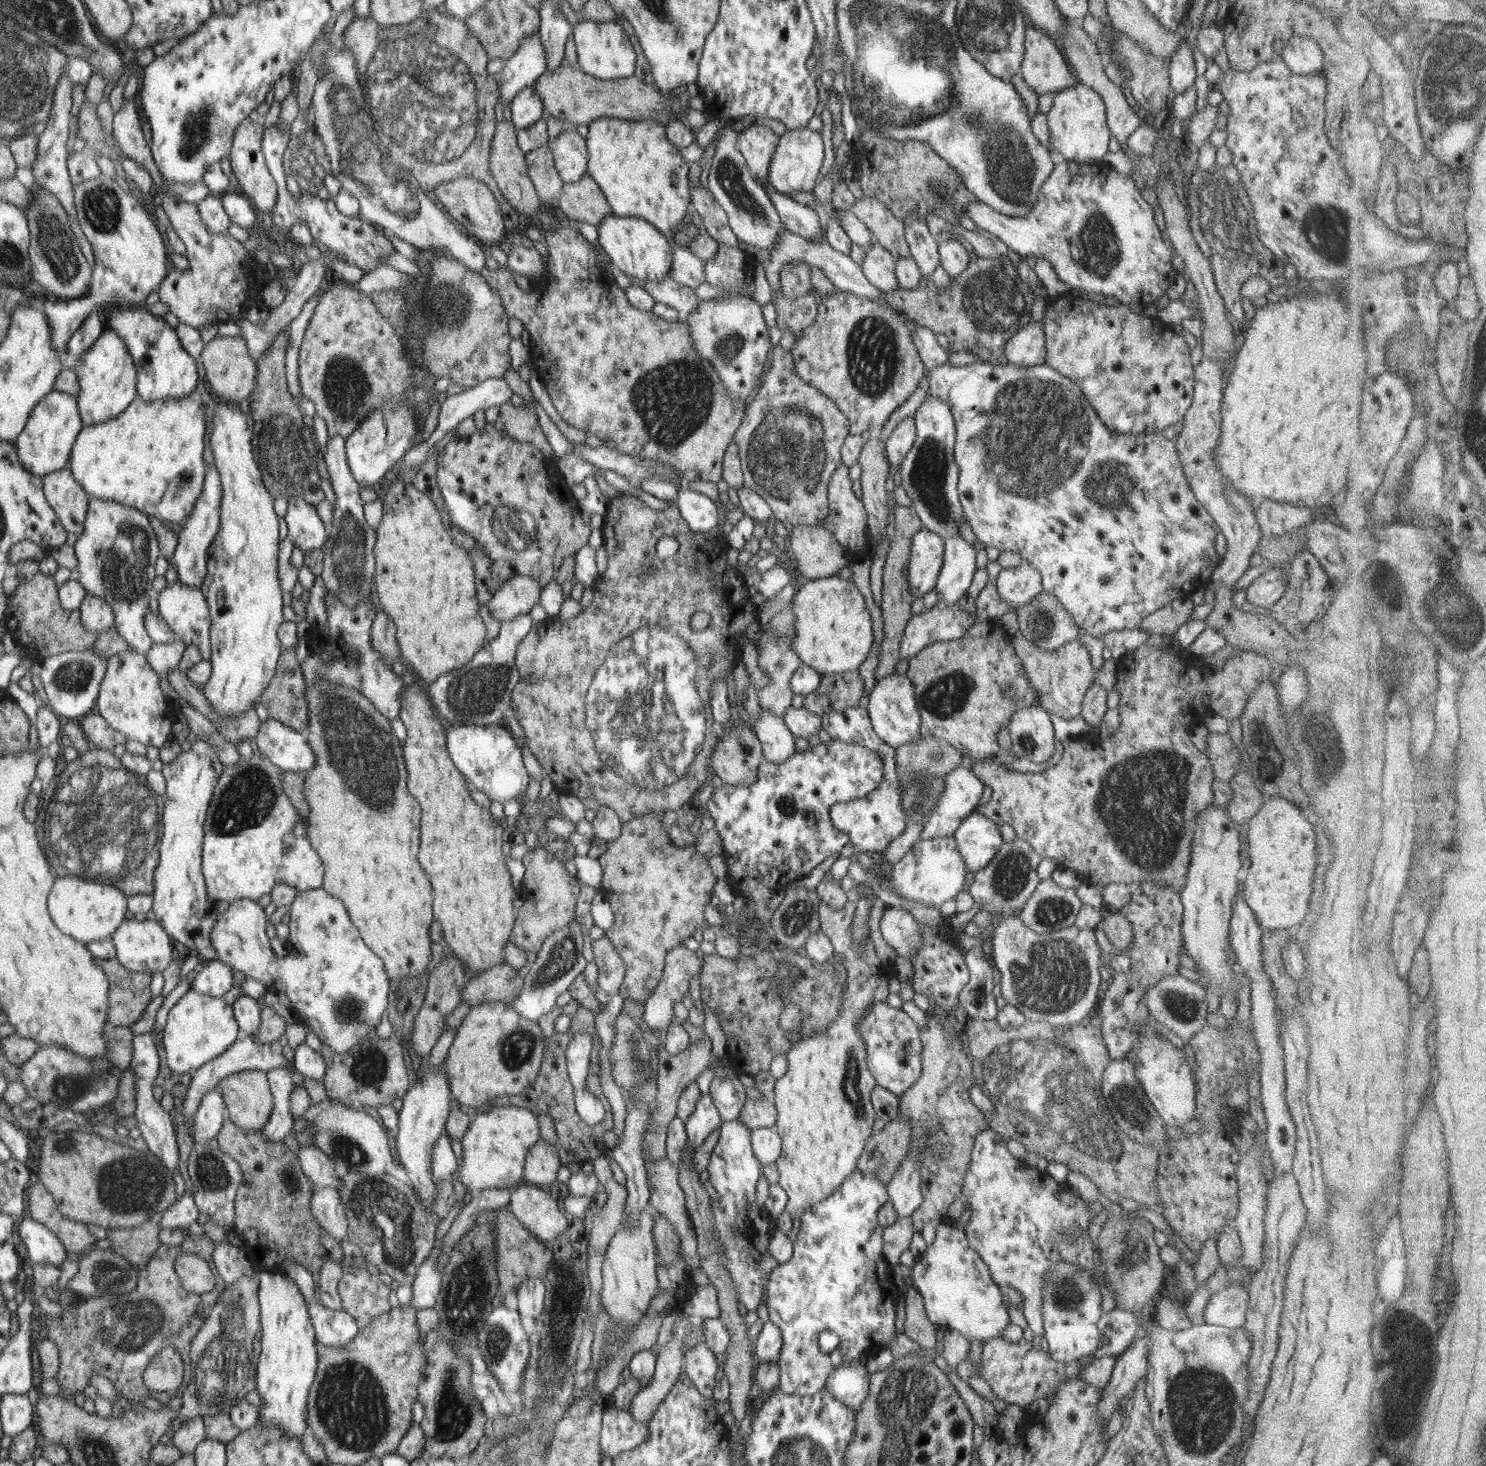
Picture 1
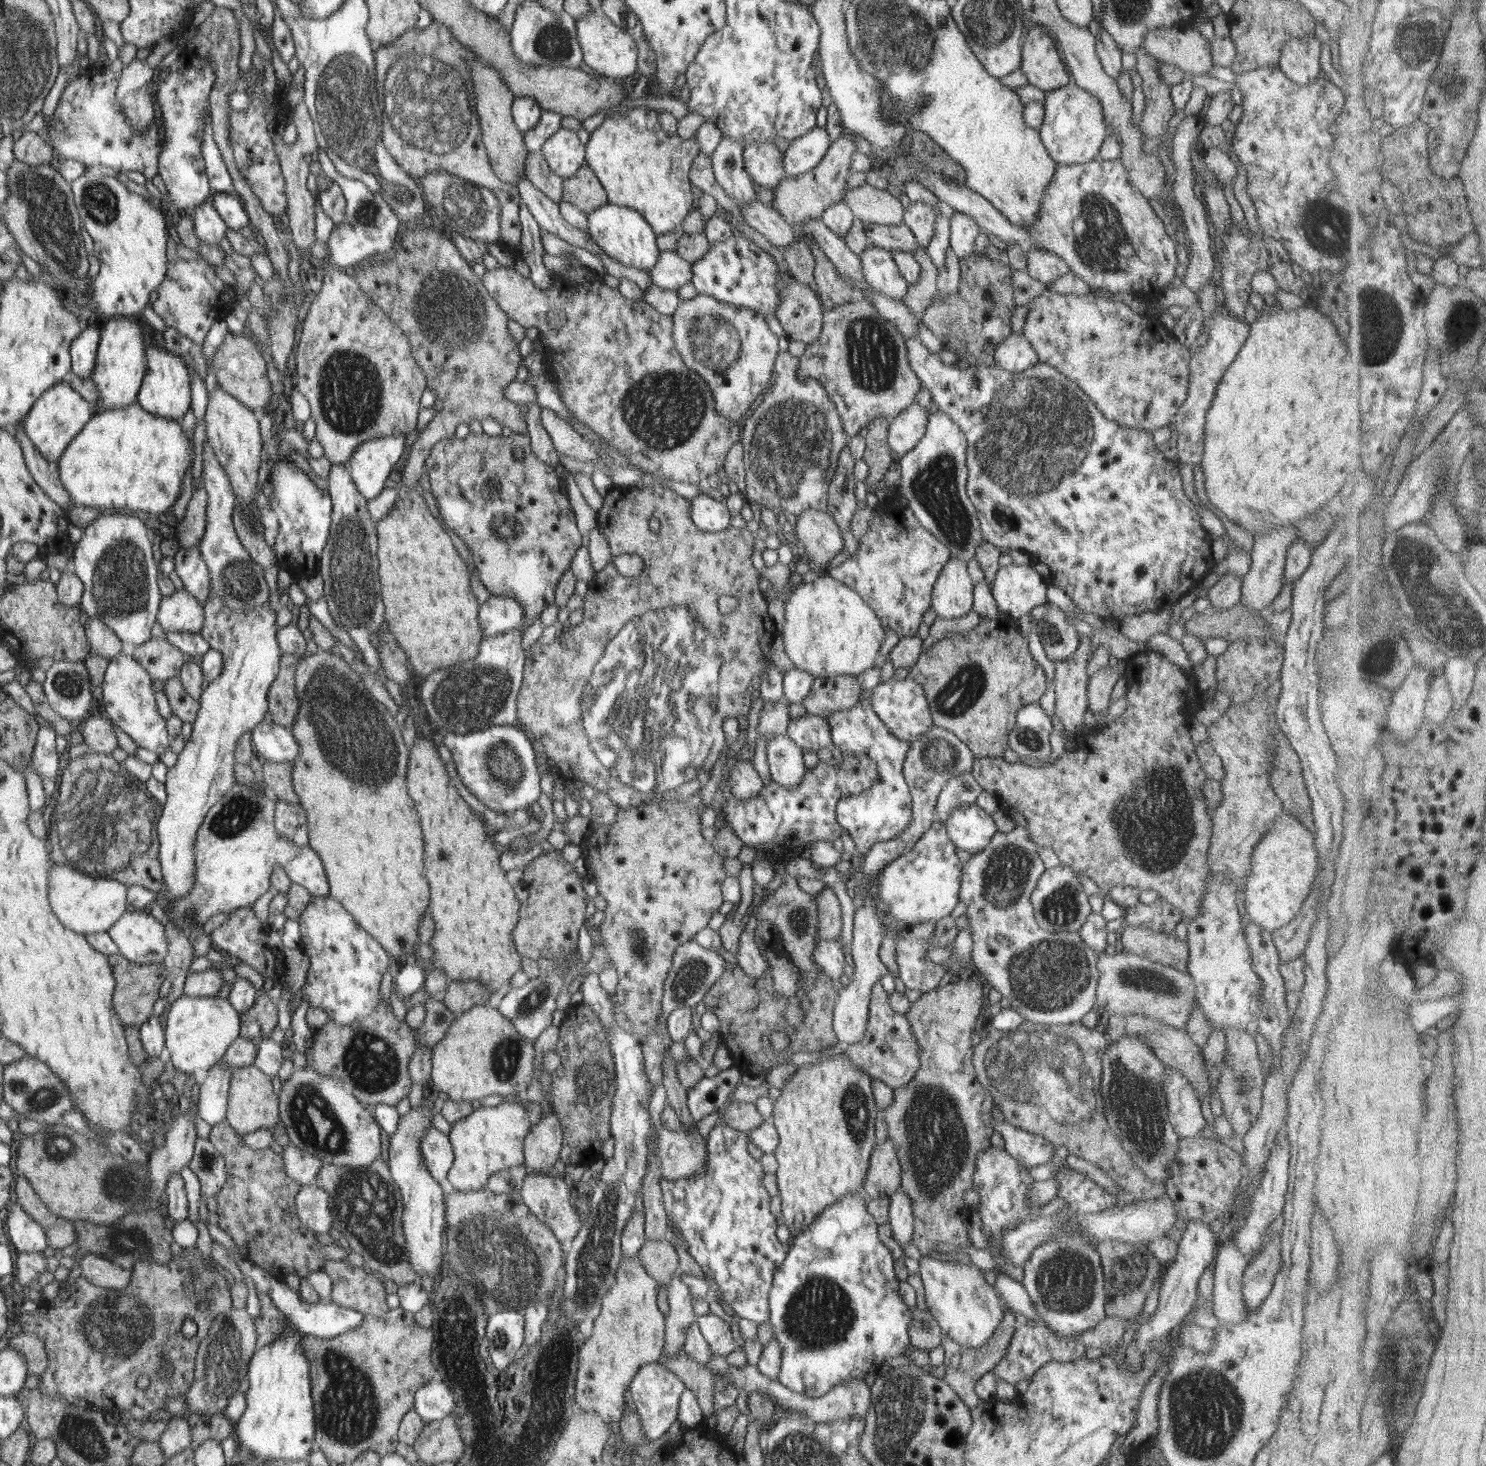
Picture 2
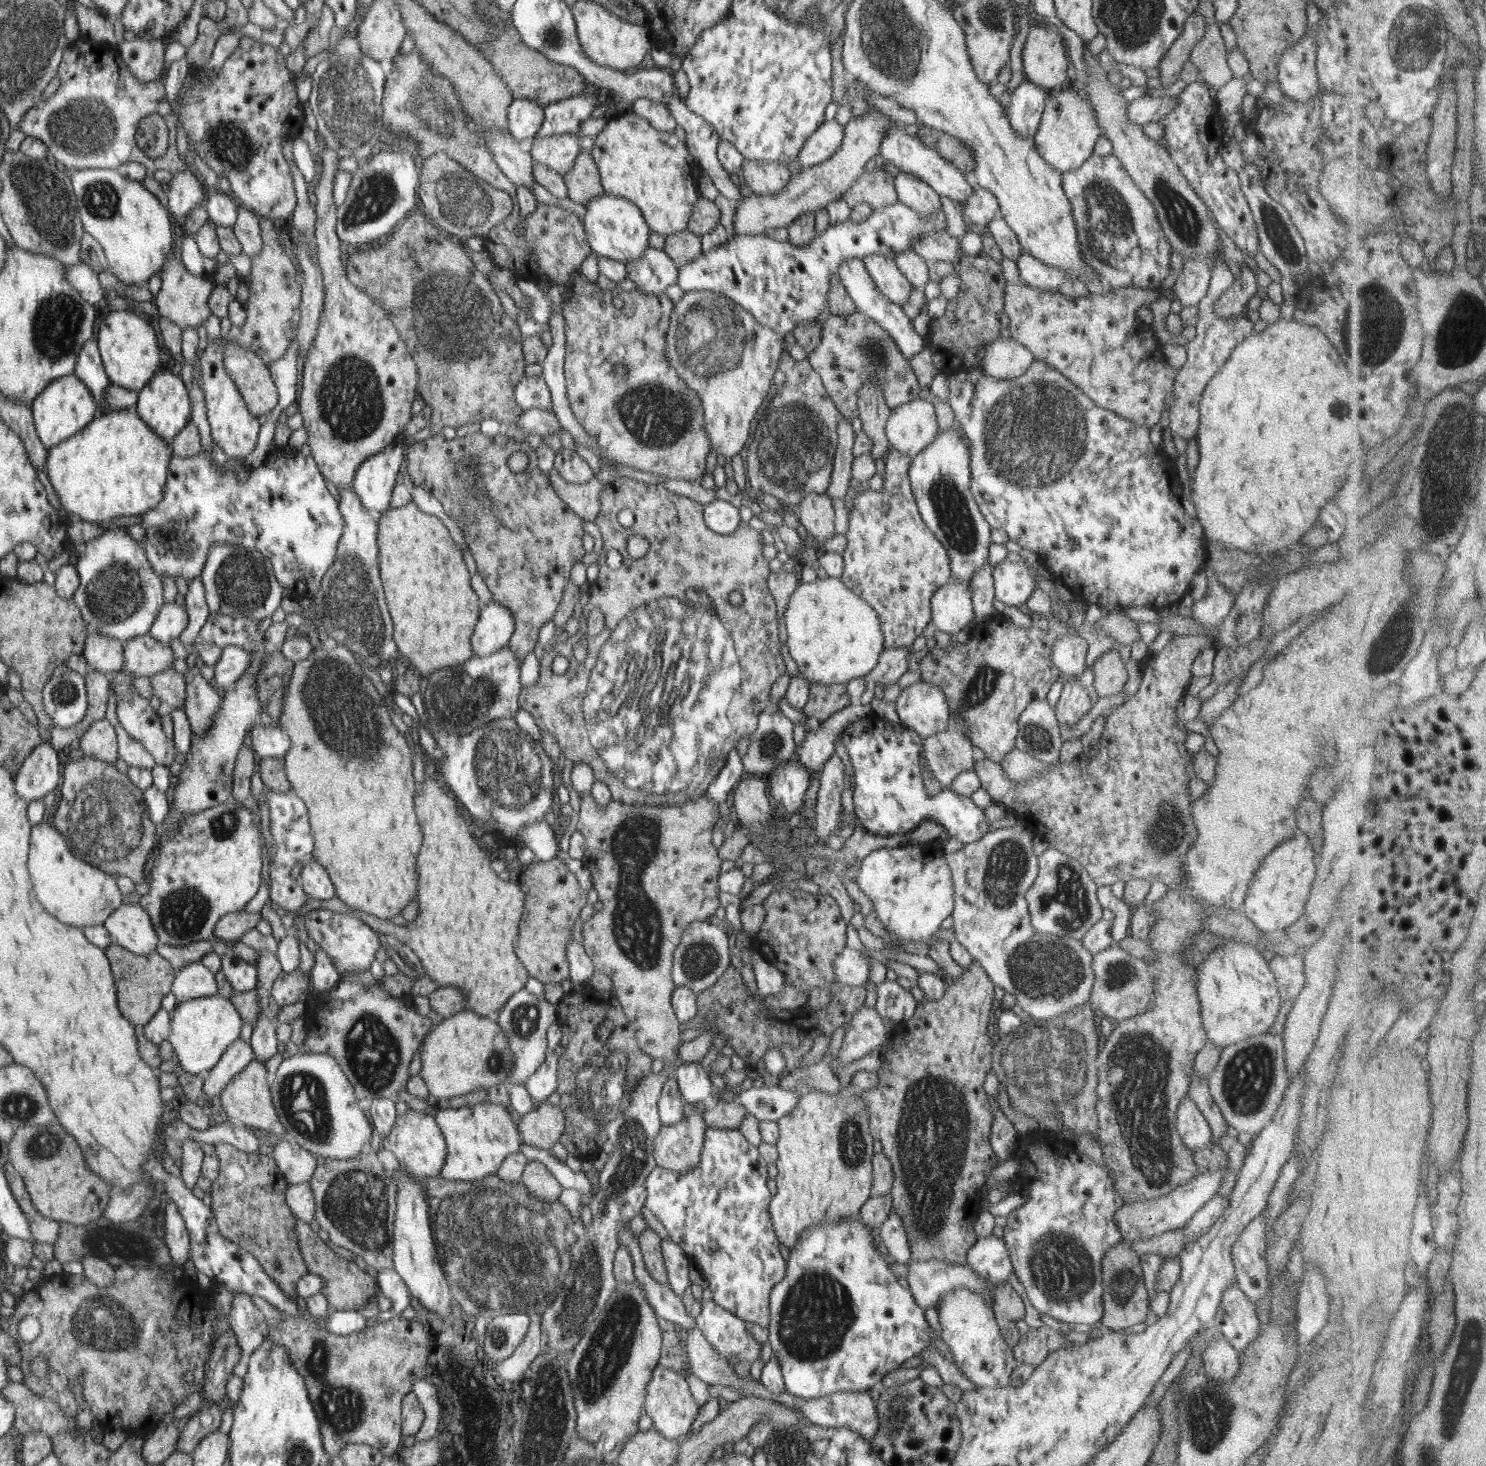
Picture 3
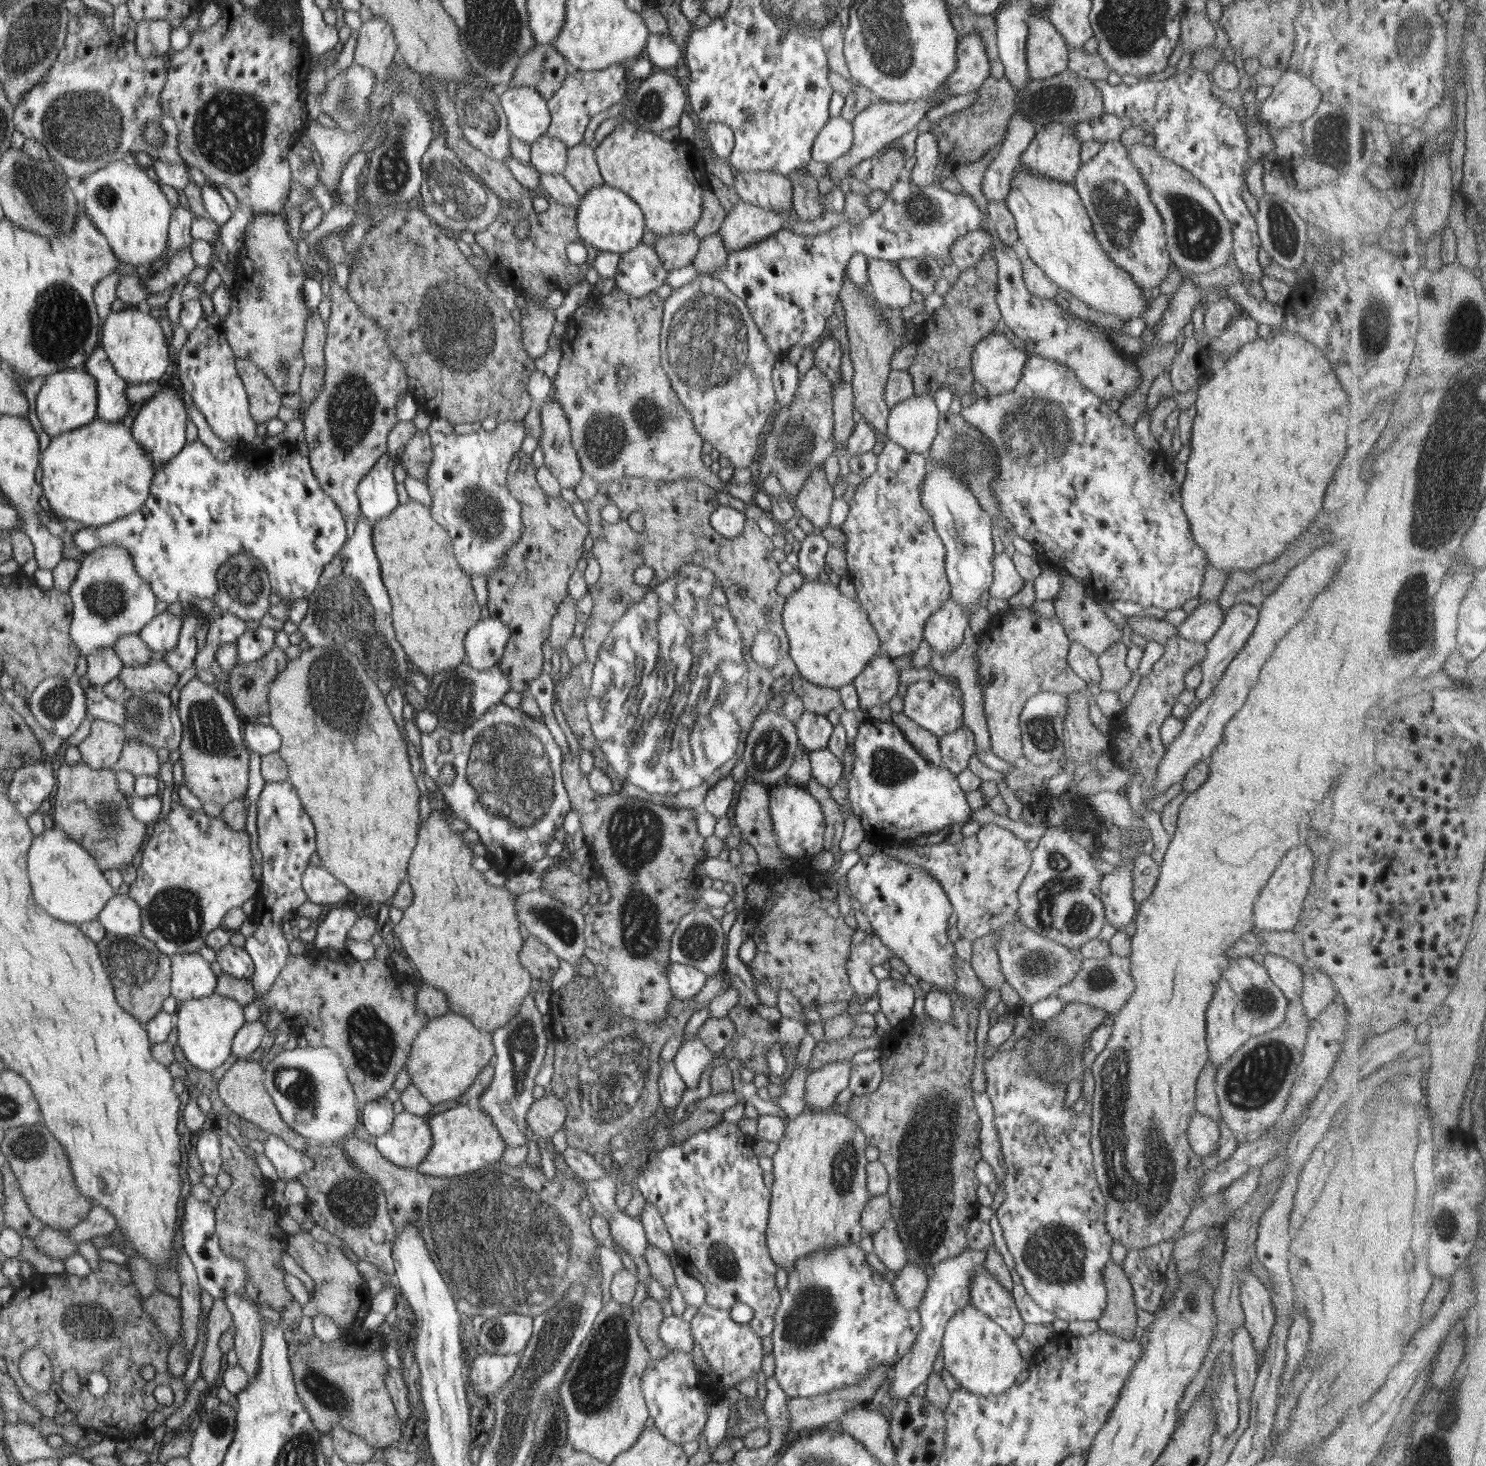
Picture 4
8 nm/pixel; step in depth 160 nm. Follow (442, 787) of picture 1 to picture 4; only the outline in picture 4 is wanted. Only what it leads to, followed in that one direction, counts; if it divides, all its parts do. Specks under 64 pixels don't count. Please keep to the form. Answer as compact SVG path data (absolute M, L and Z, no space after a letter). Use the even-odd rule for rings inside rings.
M432 810L427 820L422 820L419 846L412 854L408 866L408 882L412 885L413 900L403 910L402 919L394 924L393 930L402 943L412 965L424 983L441 990L447 998L452 1013L466 1015L476 1028L493 1034L497 1028L506 1026L515 1018L522 1003L530 992L532 976L519 961L524 940L515 913L517 895L503 887L491 886L484 874L472 868L472 850L462 840L460 832L450 827L448 811Z

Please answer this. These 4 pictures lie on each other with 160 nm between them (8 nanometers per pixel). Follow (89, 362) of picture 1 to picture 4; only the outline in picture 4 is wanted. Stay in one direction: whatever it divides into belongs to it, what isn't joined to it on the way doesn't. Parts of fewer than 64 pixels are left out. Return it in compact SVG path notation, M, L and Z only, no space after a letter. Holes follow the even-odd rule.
M125 307L122 311L110 311L103 324L101 348L111 360L112 366L127 380L128 384L148 384L162 378L170 364L168 346L164 342L162 328L150 313L144 313L136 307Z

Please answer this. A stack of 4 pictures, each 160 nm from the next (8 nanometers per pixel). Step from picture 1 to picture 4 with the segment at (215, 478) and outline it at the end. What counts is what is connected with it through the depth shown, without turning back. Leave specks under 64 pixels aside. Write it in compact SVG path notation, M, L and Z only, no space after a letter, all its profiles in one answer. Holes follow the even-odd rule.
M191 612L183 619L181 631L176 646L172 650L166 651L163 660L168 666L181 675L184 670L188 670L194 662L196 656L196 632L199 630L199 620L195 612Z

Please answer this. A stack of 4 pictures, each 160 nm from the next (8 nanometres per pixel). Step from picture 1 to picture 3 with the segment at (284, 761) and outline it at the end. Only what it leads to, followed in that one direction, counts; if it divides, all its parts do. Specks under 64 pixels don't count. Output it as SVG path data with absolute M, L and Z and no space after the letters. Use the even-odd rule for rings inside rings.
M259 722L251 728L249 736L251 749L259 760L284 757L291 745L288 733L275 724L265 726Z

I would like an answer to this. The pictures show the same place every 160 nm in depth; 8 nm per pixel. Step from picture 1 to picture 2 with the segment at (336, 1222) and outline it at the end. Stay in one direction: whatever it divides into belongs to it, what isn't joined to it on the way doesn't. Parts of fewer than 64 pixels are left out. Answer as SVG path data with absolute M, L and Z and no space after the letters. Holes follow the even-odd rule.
M315 1183L304 1185L295 1194L299 1218L315 1233L328 1233L334 1218L328 1202L328 1193Z

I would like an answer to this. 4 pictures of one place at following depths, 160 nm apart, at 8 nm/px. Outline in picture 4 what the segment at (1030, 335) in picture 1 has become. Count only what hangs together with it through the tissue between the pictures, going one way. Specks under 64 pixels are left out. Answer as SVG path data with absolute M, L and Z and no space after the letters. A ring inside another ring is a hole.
M990 333L986 338L978 341L972 352L972 375L978 384L986 390L988 395L1010 393L1021 380L1025 363L1030 355L1026 350L1020 350L1003 334Z

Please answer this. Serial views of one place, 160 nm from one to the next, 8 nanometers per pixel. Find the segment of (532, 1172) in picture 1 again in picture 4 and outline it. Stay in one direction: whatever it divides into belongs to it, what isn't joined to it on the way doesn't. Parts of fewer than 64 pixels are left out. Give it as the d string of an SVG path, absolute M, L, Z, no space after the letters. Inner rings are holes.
M544 1095L536 1099L527 1112L527 1125L538 1136L550 1140L565 1124L567 1106L556 1095Z

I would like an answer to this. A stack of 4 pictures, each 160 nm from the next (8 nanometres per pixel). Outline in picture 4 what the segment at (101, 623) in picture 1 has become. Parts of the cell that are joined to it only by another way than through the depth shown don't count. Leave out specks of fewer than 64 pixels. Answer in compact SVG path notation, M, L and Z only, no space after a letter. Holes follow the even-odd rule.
M113 646L100 648L87 656L86 681L92 686L103 687L112 678L119 676L123 662L116 654Z

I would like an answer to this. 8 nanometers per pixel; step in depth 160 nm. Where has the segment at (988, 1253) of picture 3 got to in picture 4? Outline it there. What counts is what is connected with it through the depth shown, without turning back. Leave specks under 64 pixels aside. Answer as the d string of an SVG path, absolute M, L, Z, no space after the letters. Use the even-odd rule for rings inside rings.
M967 1248L954 1258L944 1259L933 1266L928 1280L928 1288L924 1292L922 1304L916 1309L920 1313L920 1323L922 1330L917 1334L916 1342L908 1354L892 1367L890 1373L889 1397L890 1399L906 1398L913 1394L914 1390L924 1384L928 1377L933 1373L932 1367L940 1349L942 1349L942 1338L946 1324L954 1317L957 1311L969 1305L970 1300L970 1283L974 1280L973 1274L980 1268L985 1267L985 1250L976 1251Z

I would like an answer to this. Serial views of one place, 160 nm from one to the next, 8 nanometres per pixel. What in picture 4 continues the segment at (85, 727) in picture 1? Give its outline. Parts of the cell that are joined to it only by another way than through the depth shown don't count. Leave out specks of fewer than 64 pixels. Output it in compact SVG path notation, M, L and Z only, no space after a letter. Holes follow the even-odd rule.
M94 719L91 723L90 735L77 747L82 760L87 762L88 766L96 769L112 769L116 767L126 738L122 726Z

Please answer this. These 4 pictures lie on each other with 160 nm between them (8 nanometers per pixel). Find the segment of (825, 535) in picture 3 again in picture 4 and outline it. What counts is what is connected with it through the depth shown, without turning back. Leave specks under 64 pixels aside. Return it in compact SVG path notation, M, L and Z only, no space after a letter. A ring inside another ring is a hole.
M816 468L805 478L796 494L795 508L810 519L814 528L821 530L830 524L830 506L834 499L833 487L826 479L824 468Z

